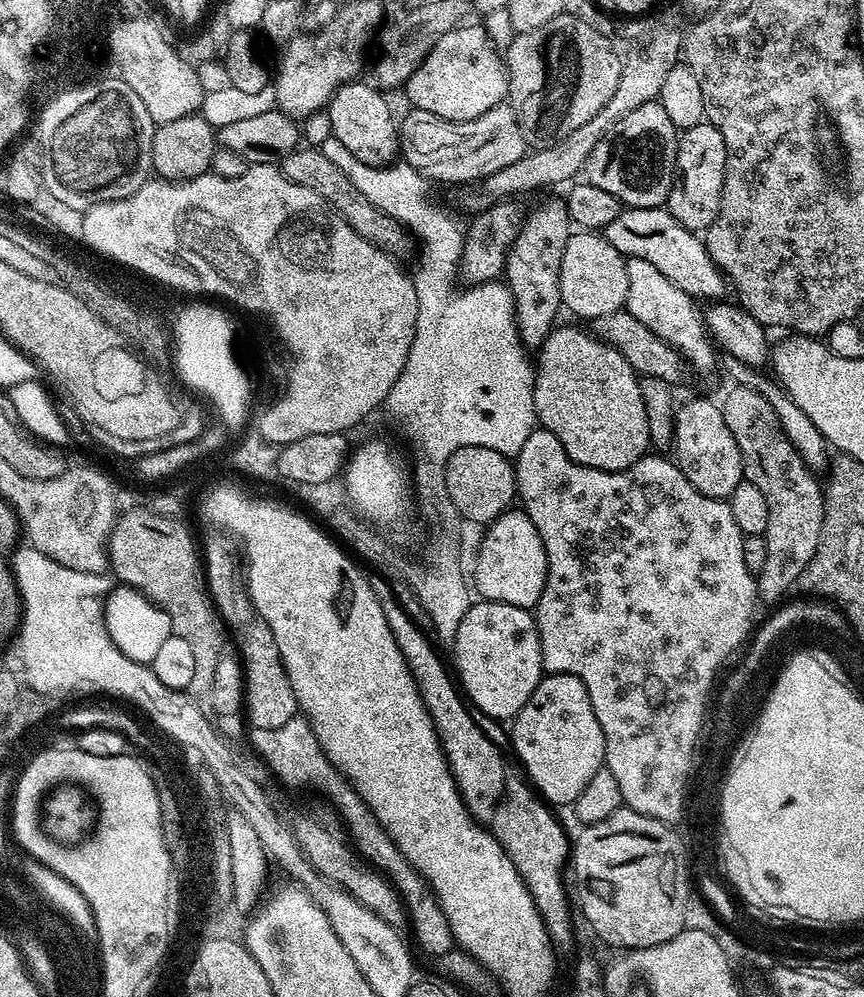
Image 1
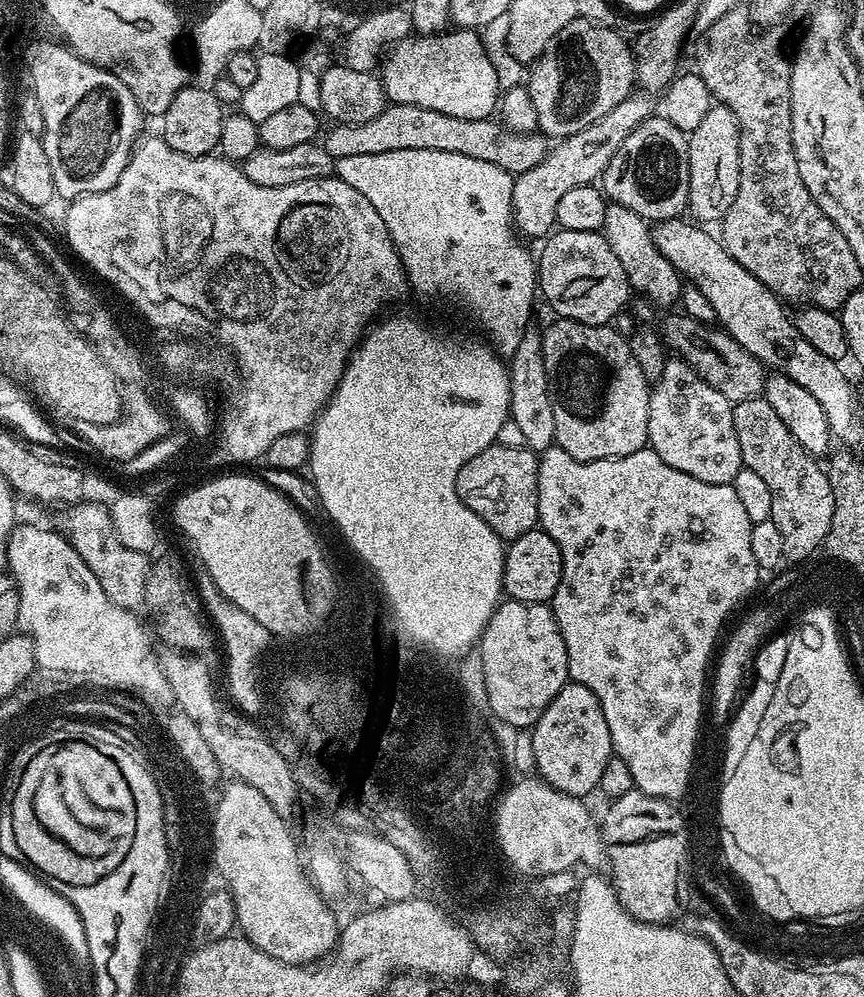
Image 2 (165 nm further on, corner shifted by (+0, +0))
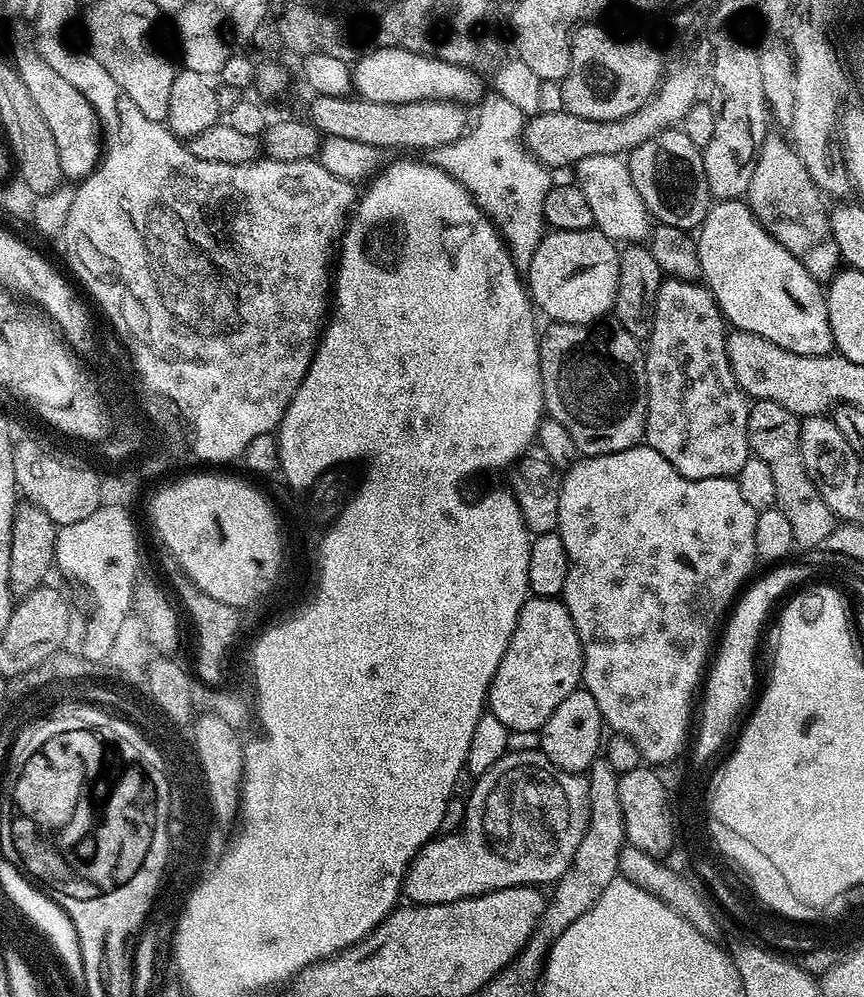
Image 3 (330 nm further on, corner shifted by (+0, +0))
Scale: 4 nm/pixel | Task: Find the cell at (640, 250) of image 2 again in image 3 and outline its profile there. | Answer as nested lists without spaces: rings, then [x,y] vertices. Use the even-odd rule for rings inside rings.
[[[619,155],[582,158],[574,165],[576,187],[586,194],[586,203],[594,213],[594,227],[606,234],[613,242],[639,244],[647,241],[654,224],[648,215],[642,194],[634,187],[627,163]]]

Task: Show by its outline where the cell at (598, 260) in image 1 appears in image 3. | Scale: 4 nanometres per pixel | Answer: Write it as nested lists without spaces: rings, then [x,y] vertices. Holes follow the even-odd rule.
[[[590,227],[586,230],[549,231],[540,240],[538,250],[526,269],[526,287],[532,303],[552,322],[591,324],[613,311],[618,290],[617,245],[607,236]]]

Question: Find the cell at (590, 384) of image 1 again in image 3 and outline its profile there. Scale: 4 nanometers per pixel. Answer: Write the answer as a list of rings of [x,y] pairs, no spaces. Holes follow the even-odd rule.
[[[615,322],[591,324],[549,323],[540,337],[540,373],[547,415],[566,426],[581,457],[614,454],[637,447],[645,439],[648,387],[644,373],[644,348],[637,337]]]

